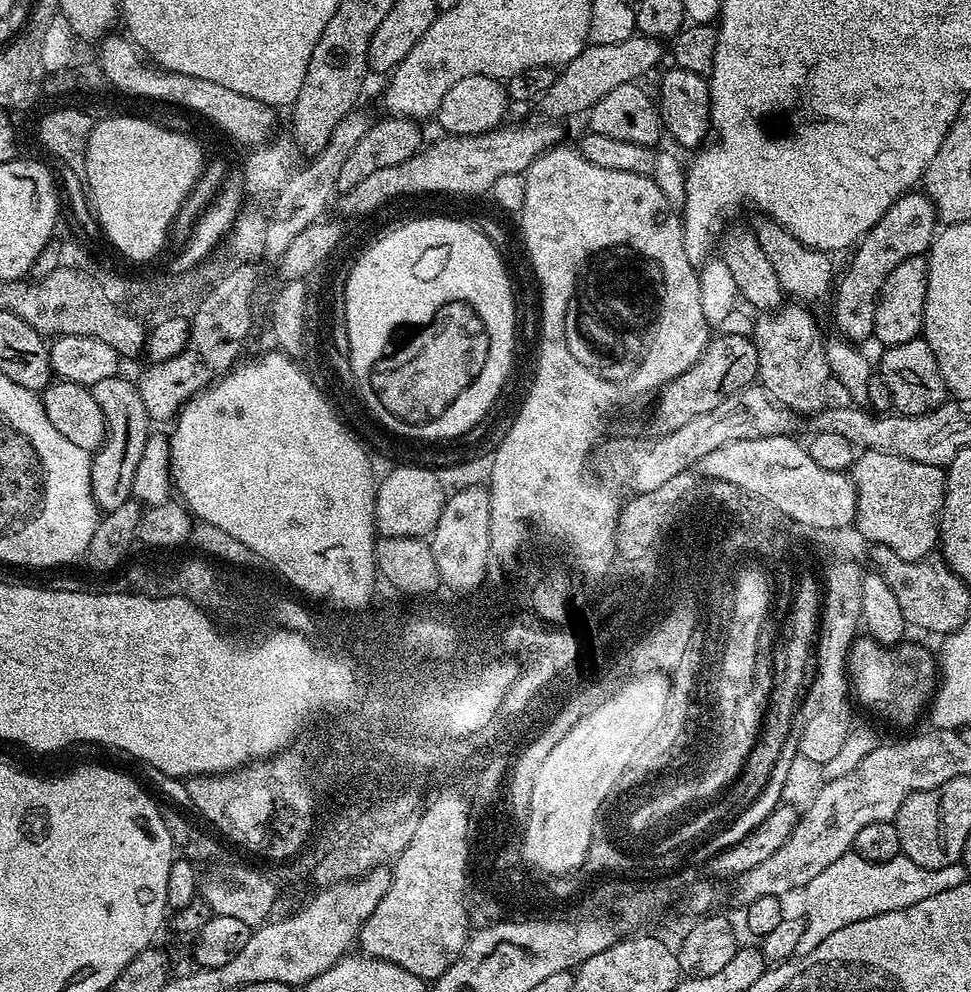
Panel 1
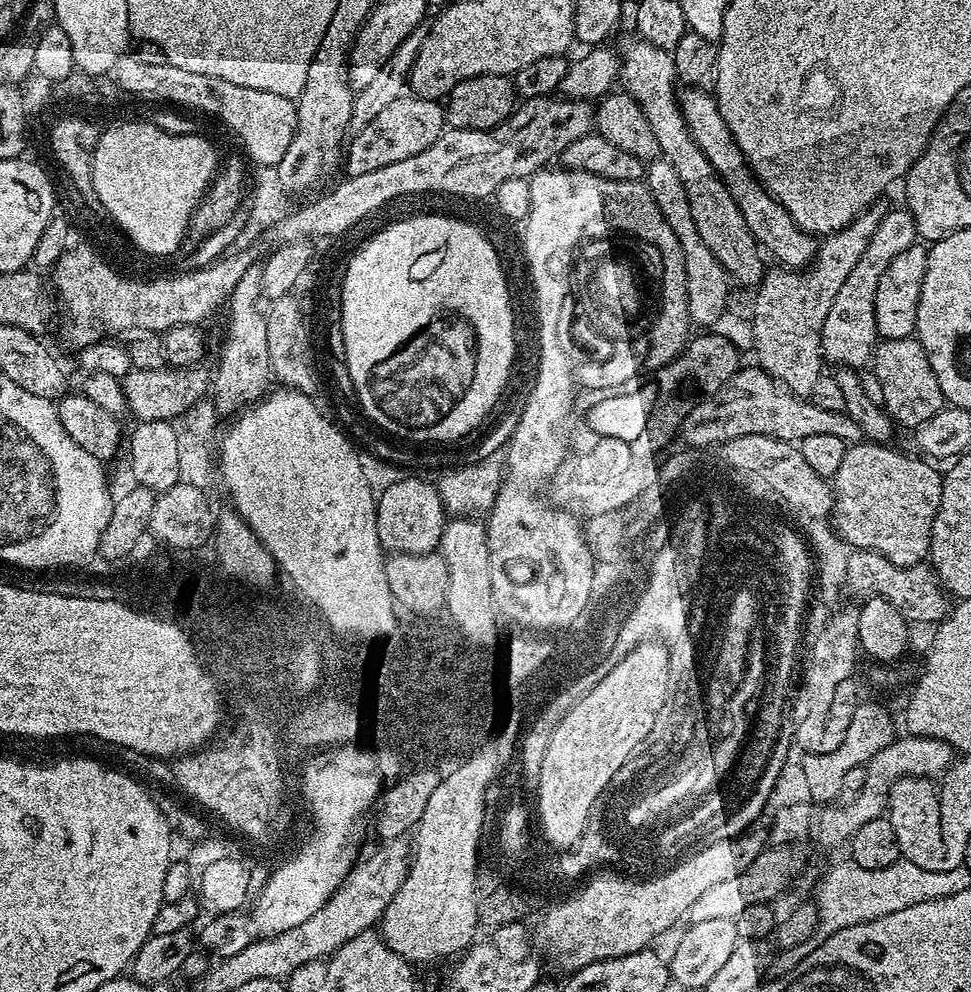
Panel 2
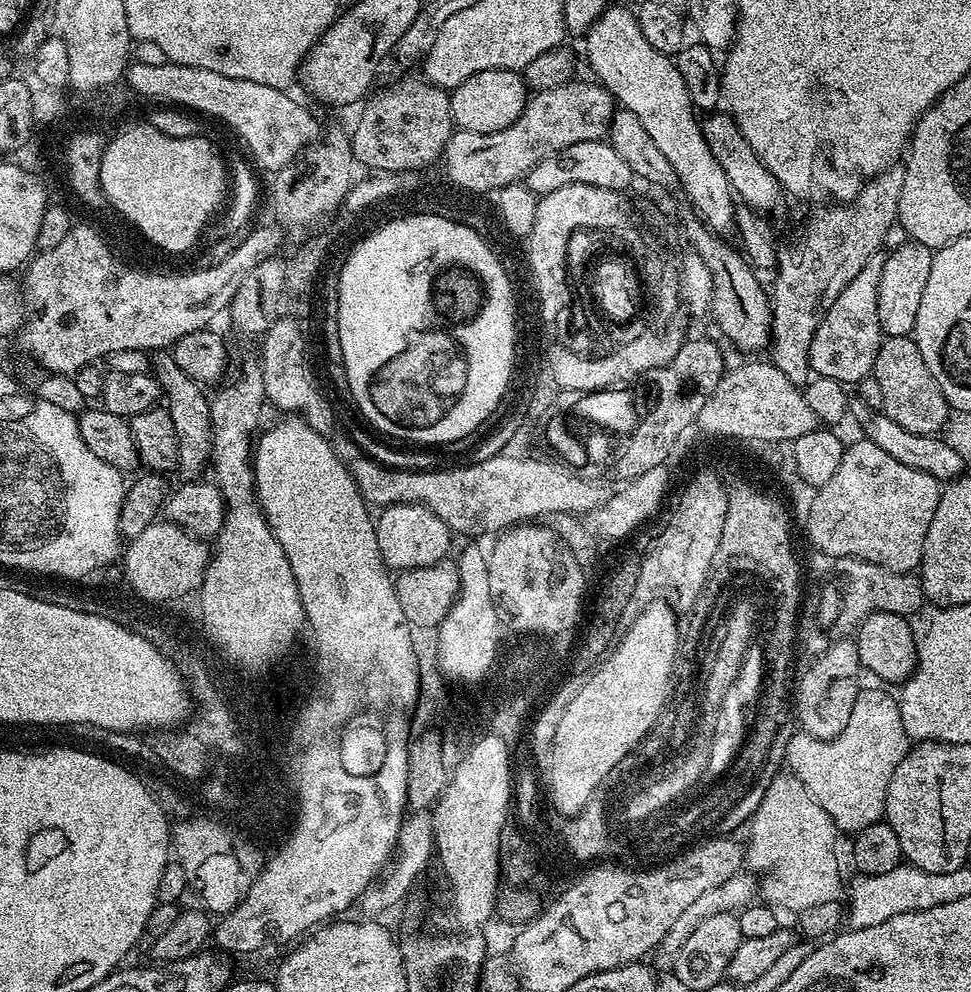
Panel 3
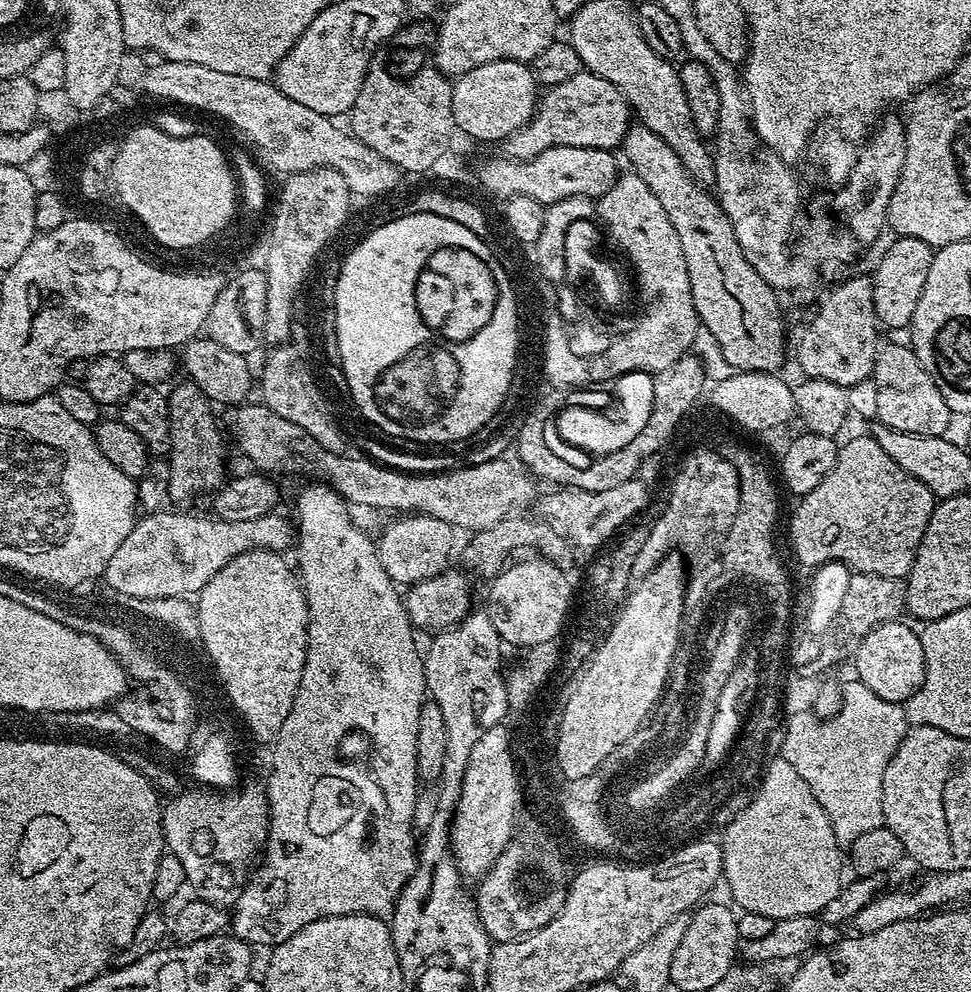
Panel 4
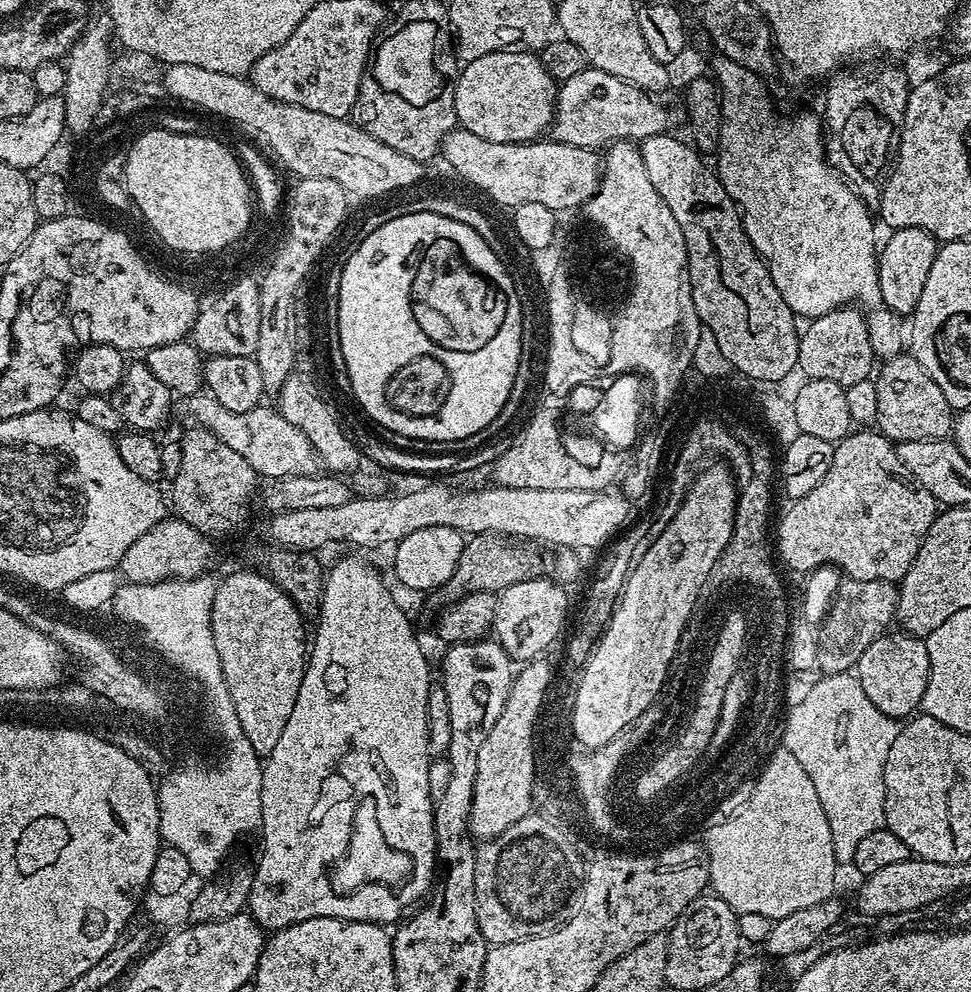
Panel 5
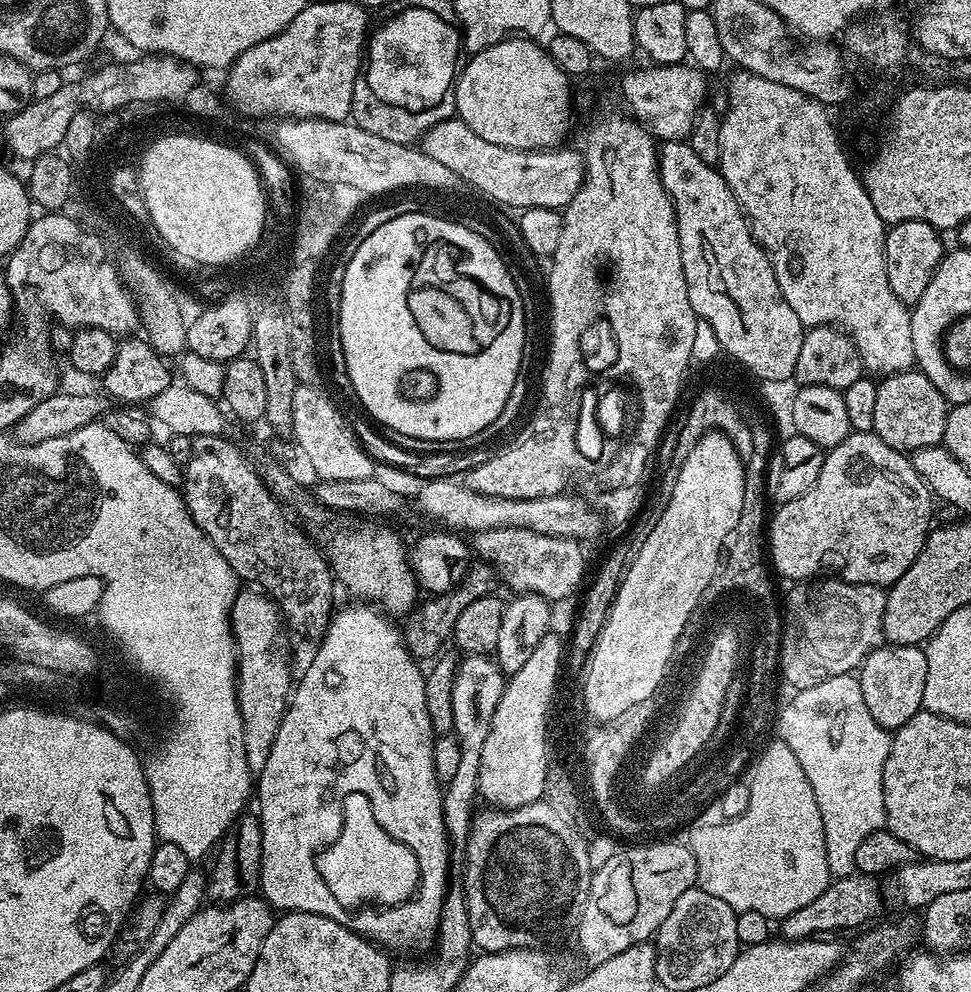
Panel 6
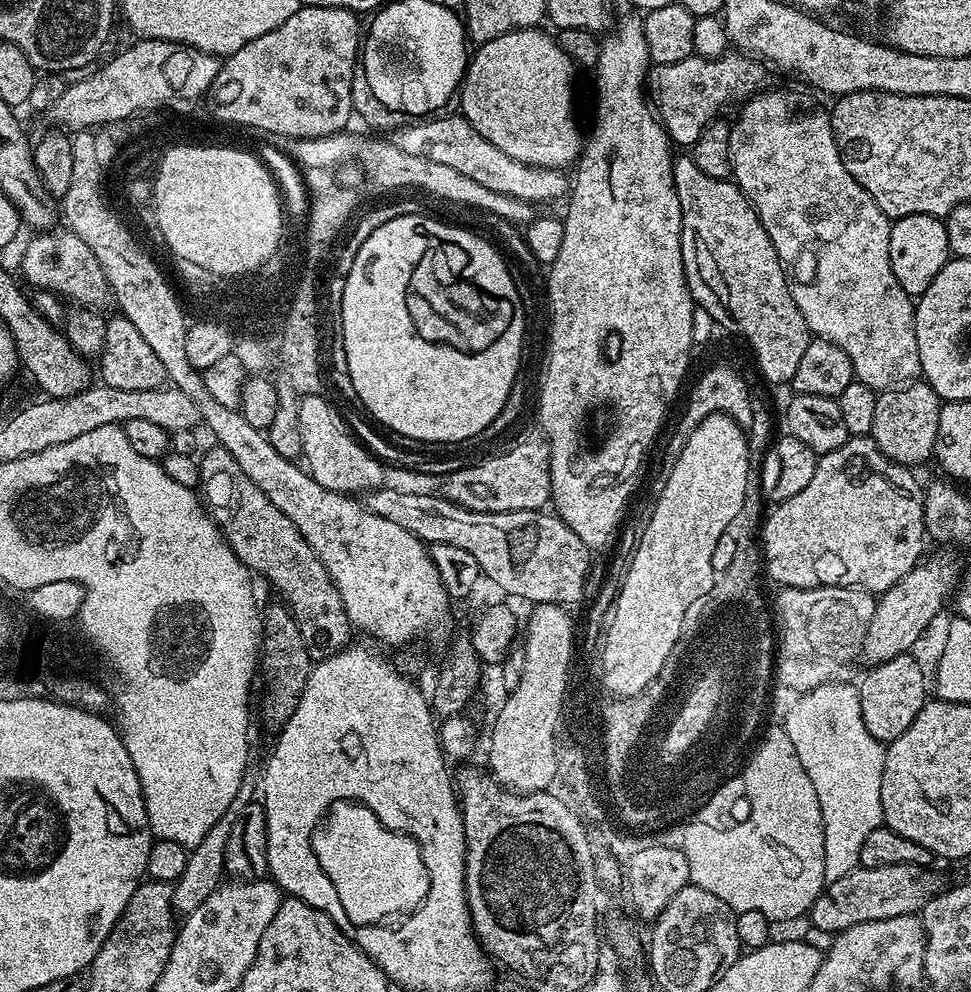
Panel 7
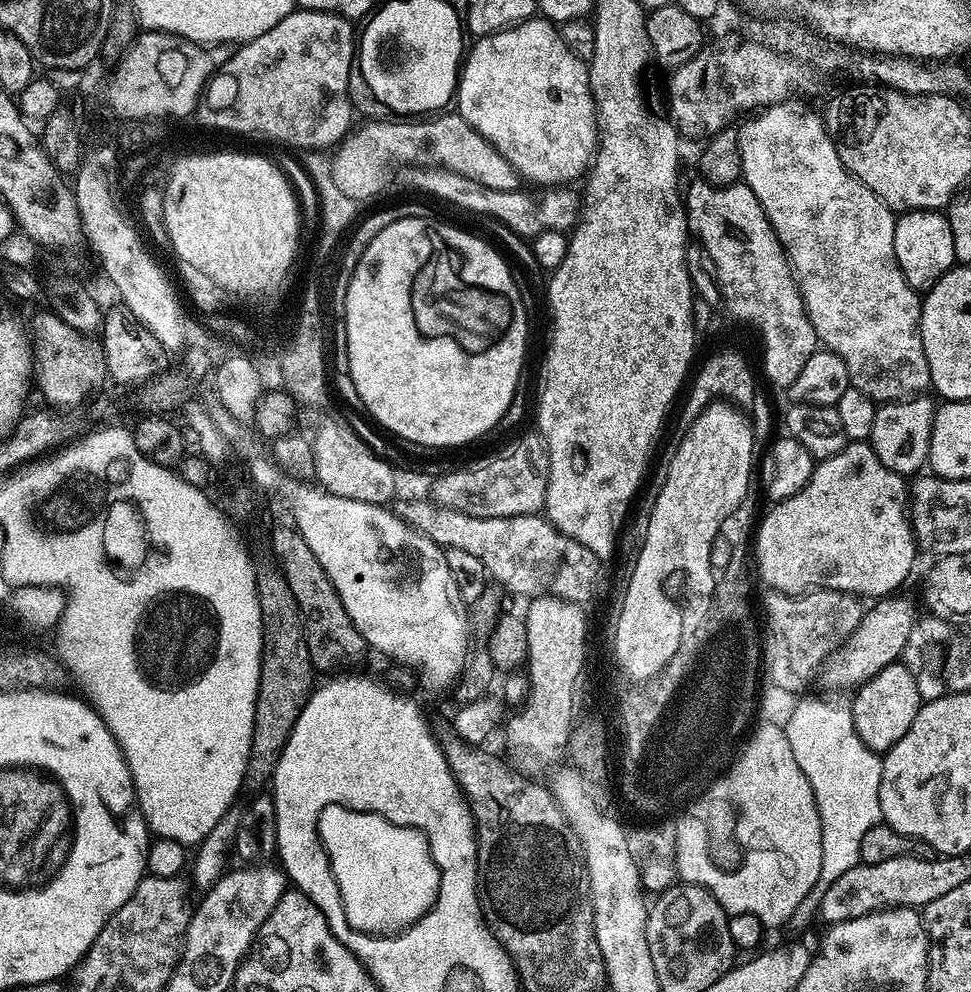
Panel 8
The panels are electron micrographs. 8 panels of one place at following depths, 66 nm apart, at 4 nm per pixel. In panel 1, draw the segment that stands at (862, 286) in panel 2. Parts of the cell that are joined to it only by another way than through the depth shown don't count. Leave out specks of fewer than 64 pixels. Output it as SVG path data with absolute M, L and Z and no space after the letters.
M909 190L905 192L904 195L899 196L890 206L890 210L886 210L886 214L882 214L880 221L860 239L855 245L854 251L851 253L851 255L853 254L852 261L849 262L848 269L844 272L844 277L842 277L841 280L839 277L838 283L834 288L836 309L833 310L832 316L836 319L837 330L840 331L837 333L839 333L843 339L861 342L860 340L869 339L869 337L872 336L876 299L880 296L882 282L886 282L886 274L890 274L890 270L894 270L894 266L898 266L898 262L902 262L911 256L919 256L927 253L928 249L932 246L937 231L938 217L936 207L932 204L932 199L925 196L923 191Z

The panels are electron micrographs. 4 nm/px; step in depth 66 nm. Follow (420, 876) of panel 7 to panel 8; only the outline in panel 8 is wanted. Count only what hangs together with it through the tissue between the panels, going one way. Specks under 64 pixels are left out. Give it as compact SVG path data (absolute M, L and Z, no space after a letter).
M331 803L319 814L319 836L327 850L331 870L338 882L339 894L347 921L359 932L395 934L409 928L432 909L440 889L440 871L432 860L428 839L416 828L398 826L377 812L355 811L341 804Z

